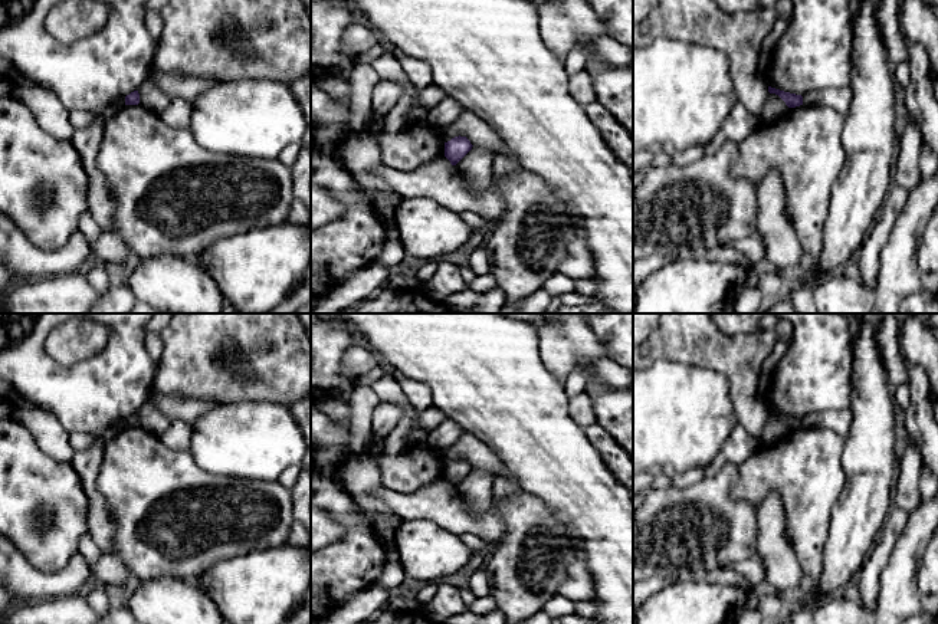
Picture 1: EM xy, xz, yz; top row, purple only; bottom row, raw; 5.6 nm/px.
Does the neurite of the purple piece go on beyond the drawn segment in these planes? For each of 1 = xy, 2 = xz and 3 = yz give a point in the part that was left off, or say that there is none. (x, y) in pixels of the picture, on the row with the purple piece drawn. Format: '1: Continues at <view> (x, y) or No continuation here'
1: No continuation here
2: No continuation here
3: No continuation here

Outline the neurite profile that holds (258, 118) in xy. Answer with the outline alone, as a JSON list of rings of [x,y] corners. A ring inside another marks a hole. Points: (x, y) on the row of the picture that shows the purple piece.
[[[240,79],[211,86],[193,101],[190,129],[206,150],[250,157],[278,160],[291,144],[301,144],[306,131],[299,102],[286,83],[268,79]]]

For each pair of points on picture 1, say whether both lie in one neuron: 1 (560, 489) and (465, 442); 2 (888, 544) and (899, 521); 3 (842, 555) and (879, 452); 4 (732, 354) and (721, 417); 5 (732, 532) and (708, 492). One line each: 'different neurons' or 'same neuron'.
1: different neurons
2: same neuron
3: same neuron
4: different neurons
5: same neuron

